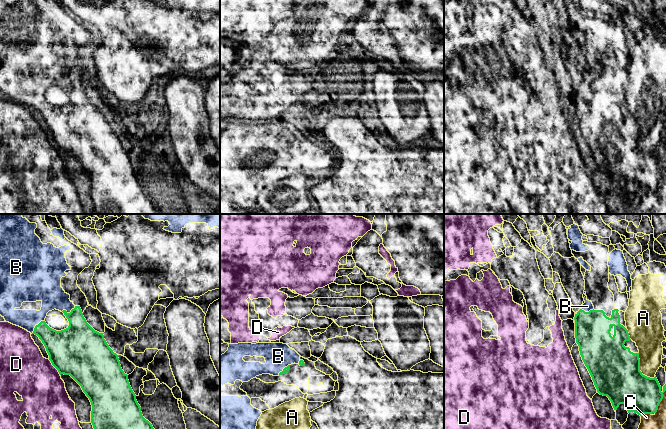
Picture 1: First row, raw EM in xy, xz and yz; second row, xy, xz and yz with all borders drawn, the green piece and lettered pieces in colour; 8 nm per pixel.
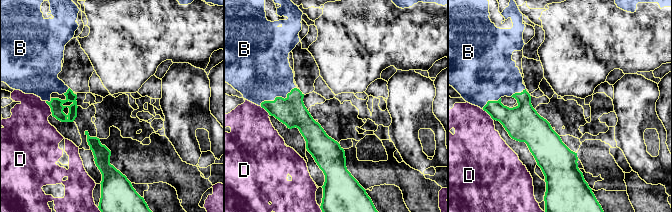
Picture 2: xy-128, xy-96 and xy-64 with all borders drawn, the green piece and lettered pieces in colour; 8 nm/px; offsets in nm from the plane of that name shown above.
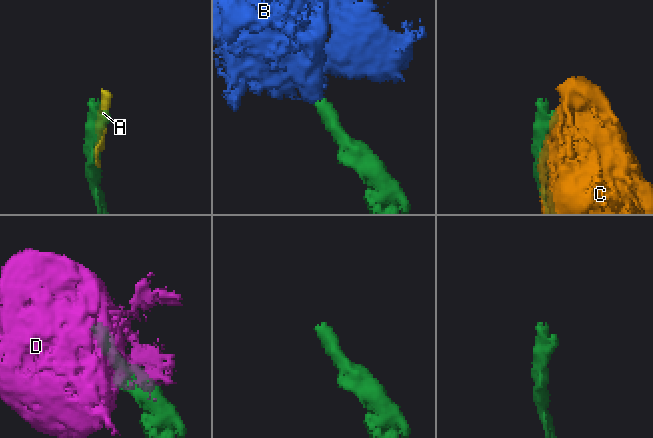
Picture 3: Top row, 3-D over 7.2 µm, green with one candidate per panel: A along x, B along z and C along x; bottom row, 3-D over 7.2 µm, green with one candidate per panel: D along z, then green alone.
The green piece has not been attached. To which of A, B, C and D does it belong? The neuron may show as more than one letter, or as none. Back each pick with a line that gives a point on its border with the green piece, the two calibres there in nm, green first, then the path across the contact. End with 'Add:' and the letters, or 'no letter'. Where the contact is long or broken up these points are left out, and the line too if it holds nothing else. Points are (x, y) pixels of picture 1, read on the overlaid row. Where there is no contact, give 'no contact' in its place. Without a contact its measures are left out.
B: meets green in xy at (36, 325); 240 nm thick on the green side, 170 nm on the other
Add: B

